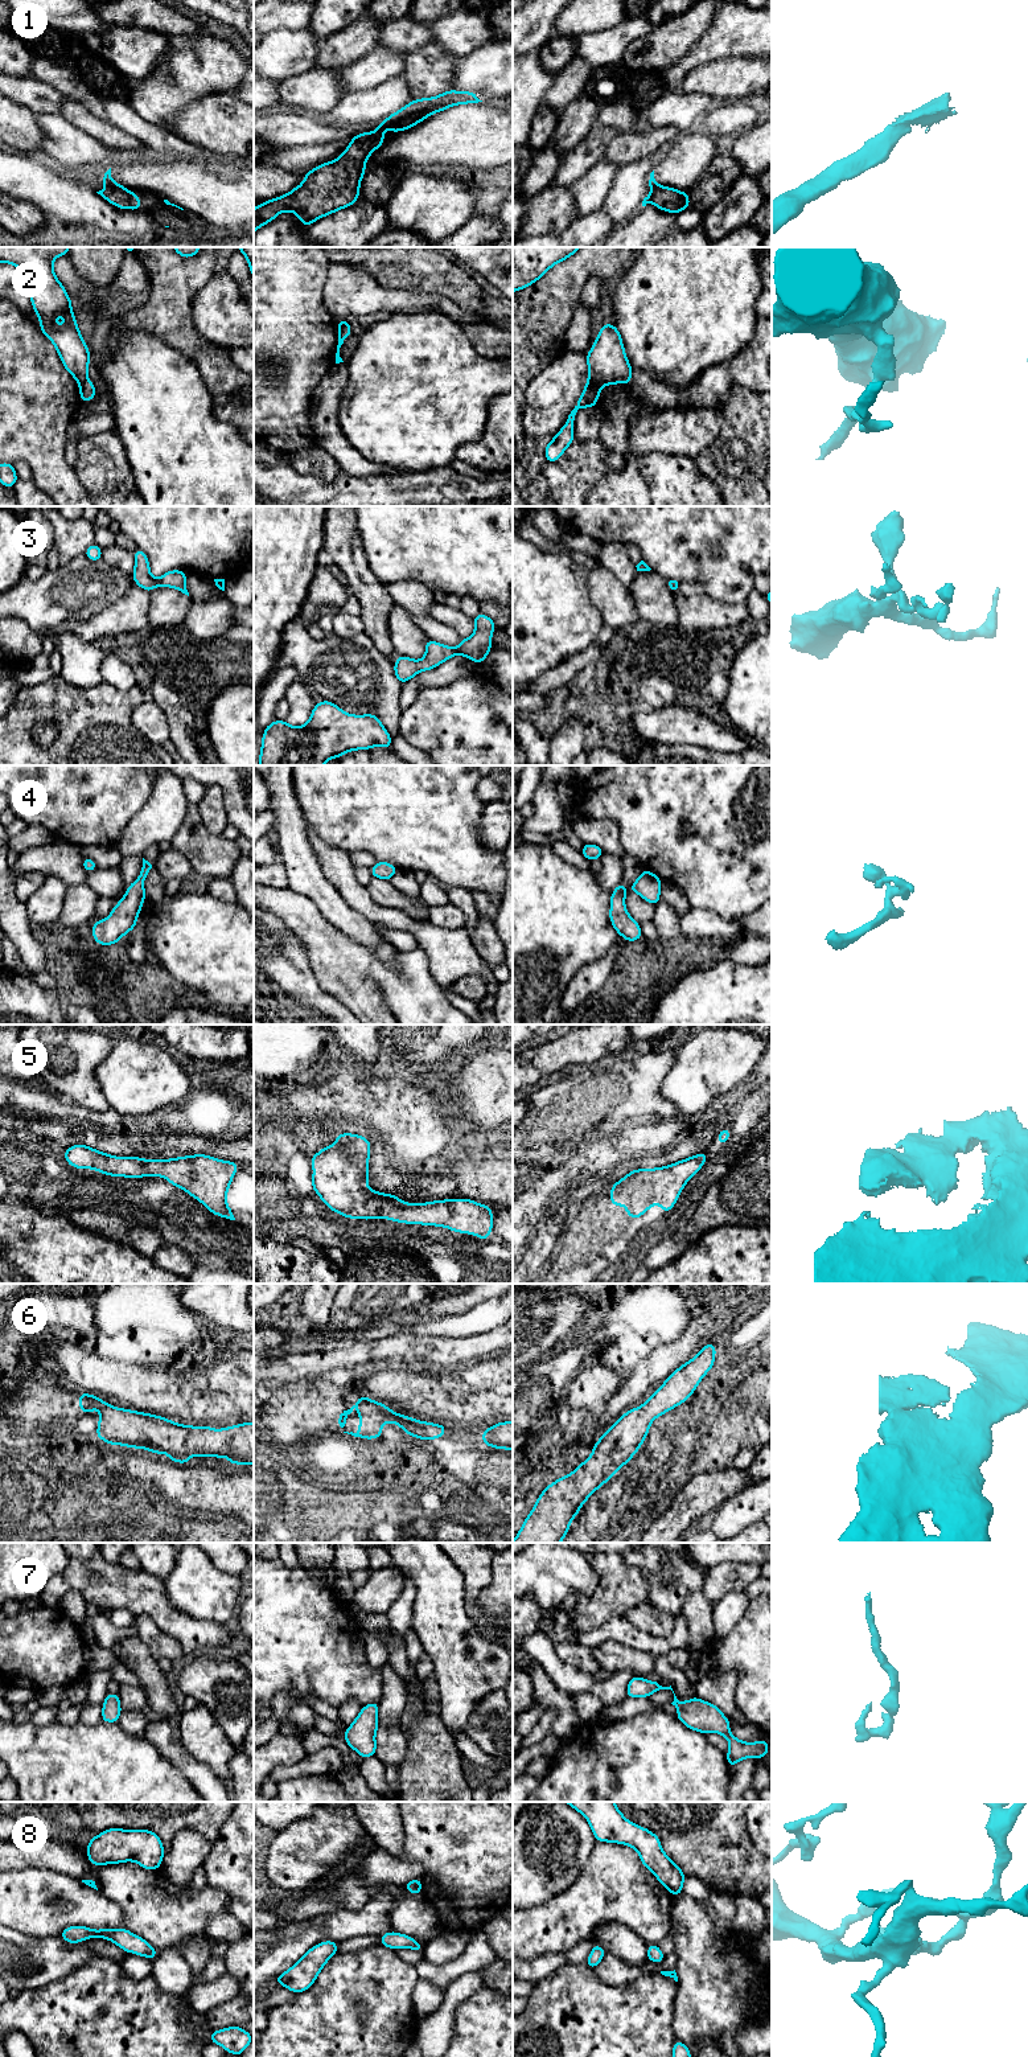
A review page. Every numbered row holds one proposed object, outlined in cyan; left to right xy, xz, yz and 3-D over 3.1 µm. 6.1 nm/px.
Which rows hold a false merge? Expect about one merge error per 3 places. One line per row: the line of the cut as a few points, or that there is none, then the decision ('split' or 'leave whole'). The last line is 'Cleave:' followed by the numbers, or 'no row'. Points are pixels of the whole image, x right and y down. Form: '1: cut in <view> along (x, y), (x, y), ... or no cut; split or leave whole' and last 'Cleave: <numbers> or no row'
1: no cut; leave whole
2: cut in yz along (588, 378), (600, 386); split
3: no cut; leave whole
4: no cut; leave whole
5: no cut; leave whole
6: no cut; leave whole
7: no cut; leave whole
8: no cut; leave whole
Cleave: 2

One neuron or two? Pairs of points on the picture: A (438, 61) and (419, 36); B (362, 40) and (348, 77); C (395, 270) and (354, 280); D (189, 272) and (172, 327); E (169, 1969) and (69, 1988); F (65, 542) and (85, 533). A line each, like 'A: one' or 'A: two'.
A: two
B: two
C: two
D: one
E: two
F: one

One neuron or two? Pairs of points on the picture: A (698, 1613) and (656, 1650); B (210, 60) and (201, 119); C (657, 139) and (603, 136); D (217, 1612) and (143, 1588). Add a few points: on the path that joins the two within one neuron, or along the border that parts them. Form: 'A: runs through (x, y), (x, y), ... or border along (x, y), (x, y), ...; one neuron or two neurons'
A: border along (681, 1612), (687, 1624), (691, 1649); two neurons
B: border along (234, 91), (205, 94), (192, 101), (179, 113); two neurons
C: border along (617, 132), (603, 157); two neurons
D: border along (161, 1580), (168, 1600), (190, 1617); two neurons

